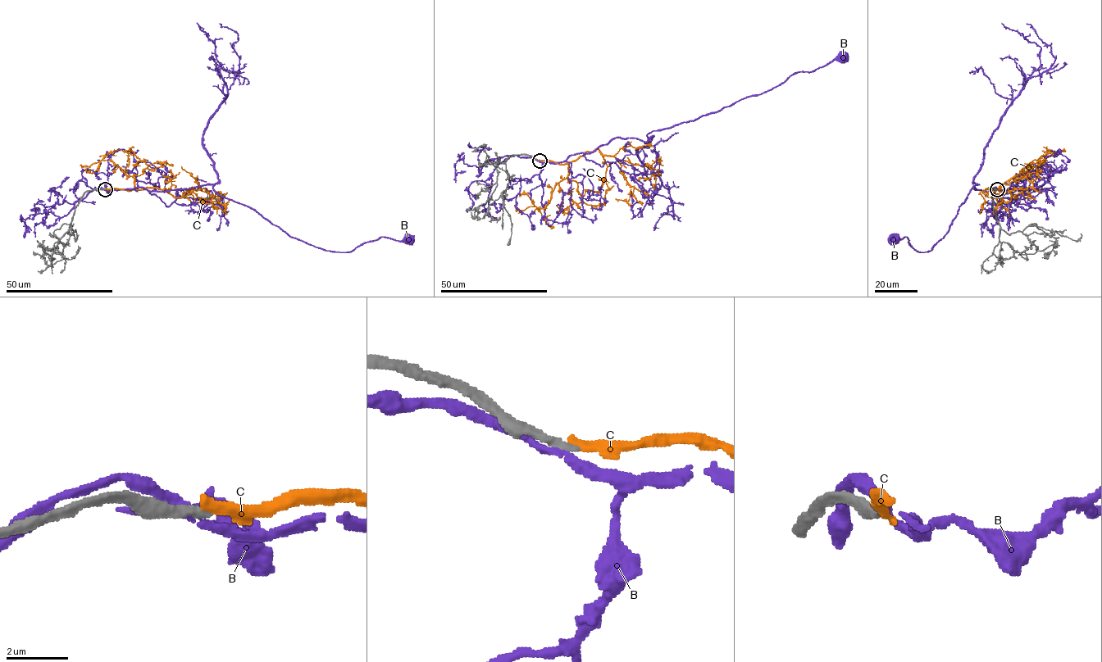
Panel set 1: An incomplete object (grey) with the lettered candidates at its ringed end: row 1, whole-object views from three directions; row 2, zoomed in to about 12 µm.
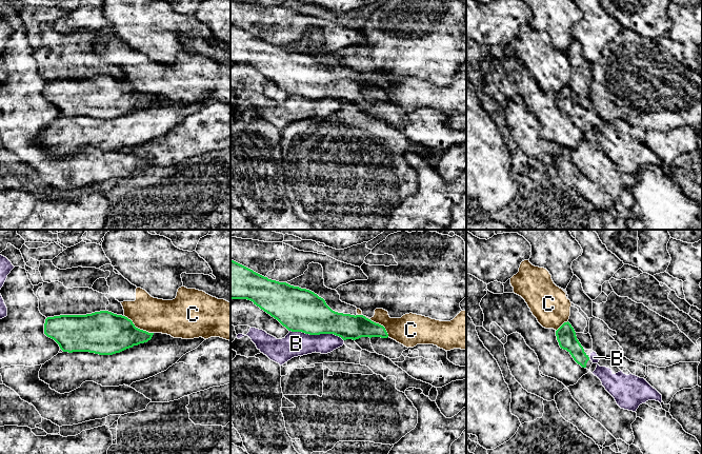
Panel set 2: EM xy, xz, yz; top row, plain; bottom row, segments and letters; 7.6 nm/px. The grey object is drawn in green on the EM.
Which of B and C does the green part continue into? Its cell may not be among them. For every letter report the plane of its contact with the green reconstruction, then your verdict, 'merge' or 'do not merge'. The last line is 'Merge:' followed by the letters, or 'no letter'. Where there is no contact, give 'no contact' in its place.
B: meets green in xz; do not merge
C: meets green in xy; do not merge
Merge: no letter

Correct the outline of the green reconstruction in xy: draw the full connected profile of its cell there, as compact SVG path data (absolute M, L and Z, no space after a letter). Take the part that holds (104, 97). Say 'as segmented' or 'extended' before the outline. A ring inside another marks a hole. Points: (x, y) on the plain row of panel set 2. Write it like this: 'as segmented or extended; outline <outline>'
as segmented; outline M108 75L86 79L60 79L47 81L44 98L54 103L63 116L89 116L99 119L113 119L152 103L154 97L140 94L125 80Z

